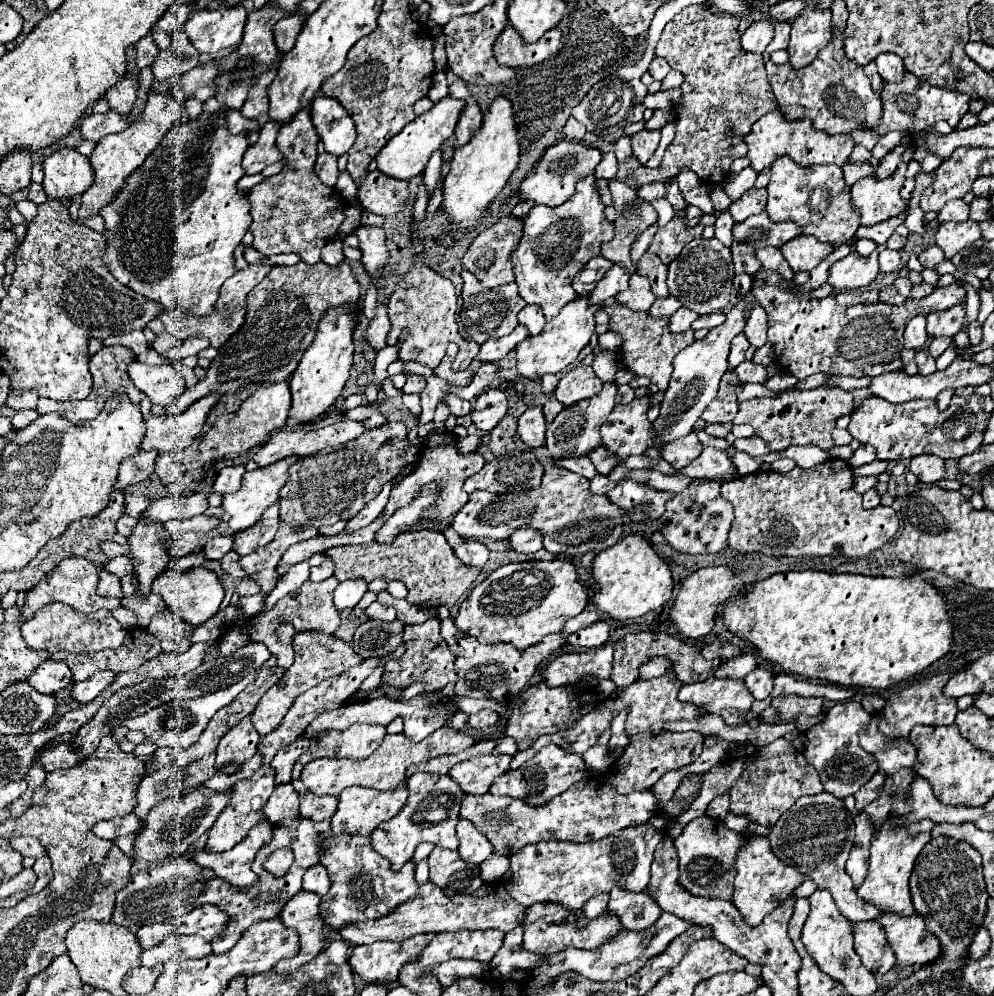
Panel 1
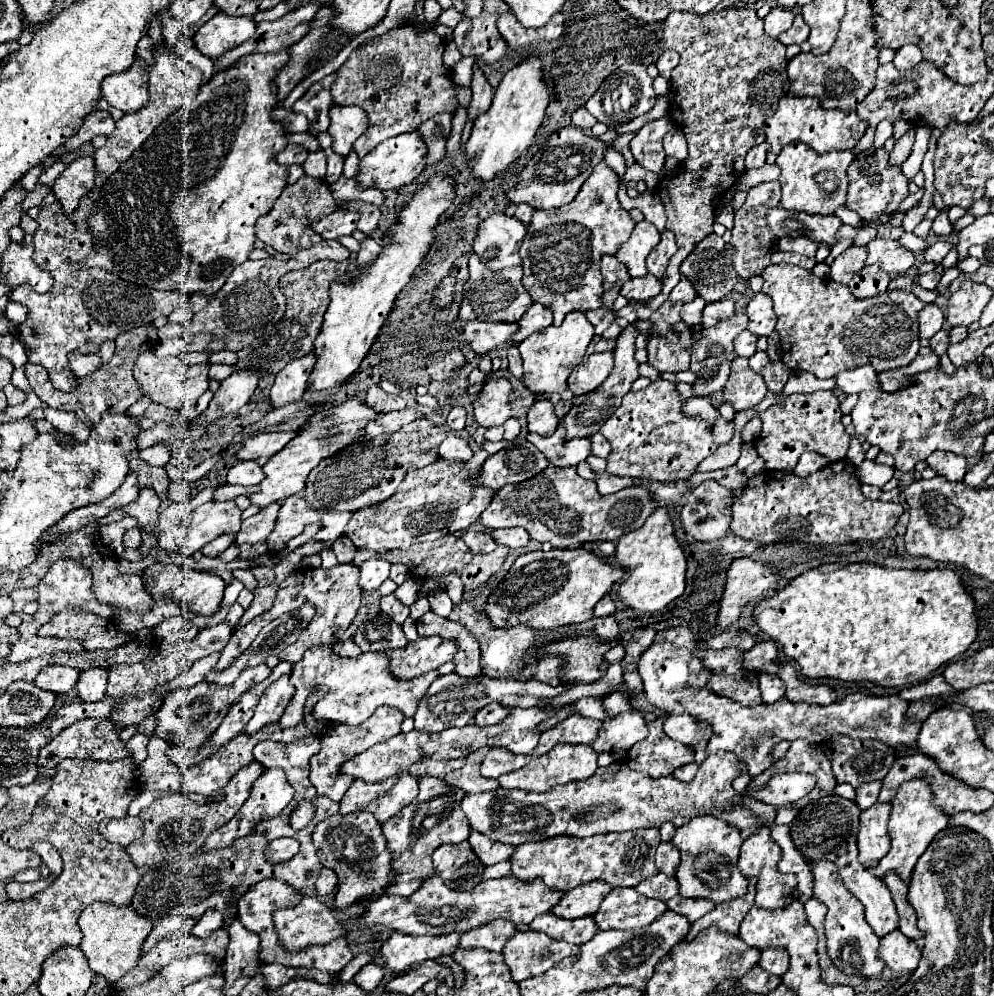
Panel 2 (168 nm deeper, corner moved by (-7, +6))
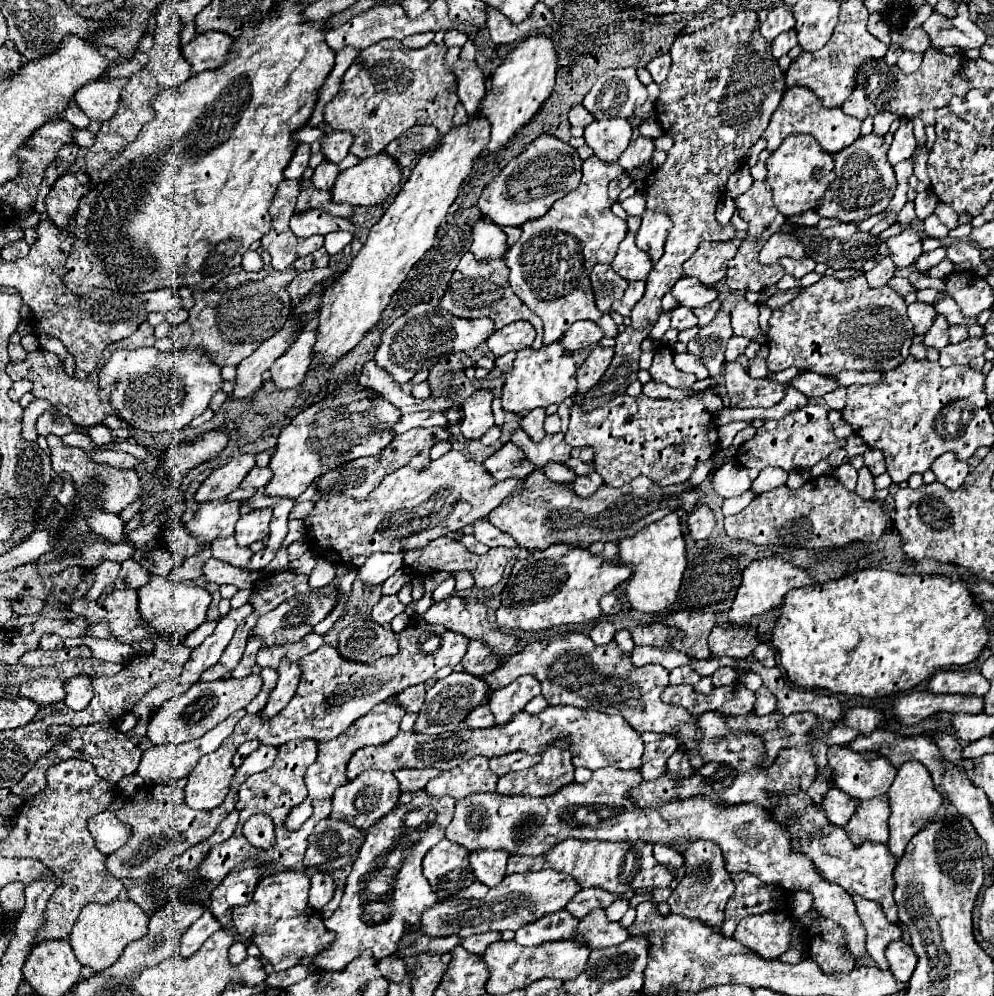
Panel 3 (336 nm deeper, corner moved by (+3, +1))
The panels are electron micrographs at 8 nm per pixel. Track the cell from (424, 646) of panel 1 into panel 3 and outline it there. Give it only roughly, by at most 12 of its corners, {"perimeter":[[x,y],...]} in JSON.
{"perimeter":[[468,641],[462,659],[466,673],[484,677],[500,659],[484,643]]}

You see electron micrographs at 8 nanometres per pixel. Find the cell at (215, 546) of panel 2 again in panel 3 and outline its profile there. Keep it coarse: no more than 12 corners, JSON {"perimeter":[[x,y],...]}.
{"perimeter":[[210,549],[184,559],[170,573],[180,583],[198,579],[210,557]]}

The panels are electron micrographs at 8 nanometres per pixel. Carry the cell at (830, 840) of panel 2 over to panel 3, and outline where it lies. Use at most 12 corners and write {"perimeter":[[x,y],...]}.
{"perimeter":[[852,895],[866,949],[886,971],[884,947],[902,937],[902,929],[888,923],[876,901]]}

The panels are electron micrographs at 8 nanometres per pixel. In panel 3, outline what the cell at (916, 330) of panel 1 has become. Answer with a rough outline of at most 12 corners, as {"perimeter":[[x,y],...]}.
{"perimeter":[[908,305],[914,333],[924,335],[936,319],[934,305]]}

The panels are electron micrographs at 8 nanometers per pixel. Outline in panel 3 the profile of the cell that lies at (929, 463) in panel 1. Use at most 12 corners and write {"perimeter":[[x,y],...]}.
{"perimeter":[[952,453],[932,463],[936,481],[952,491],[964,483],[968,463]]}

